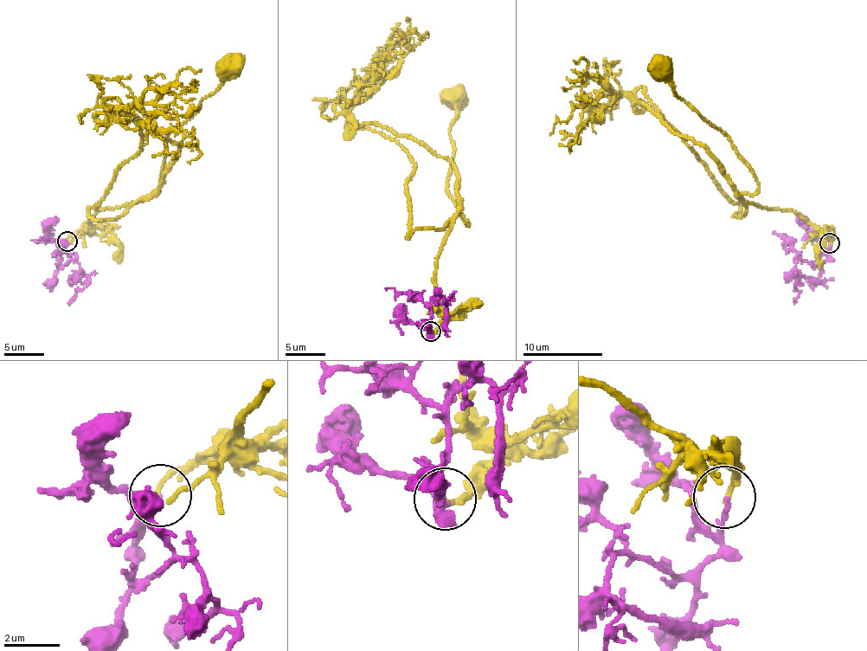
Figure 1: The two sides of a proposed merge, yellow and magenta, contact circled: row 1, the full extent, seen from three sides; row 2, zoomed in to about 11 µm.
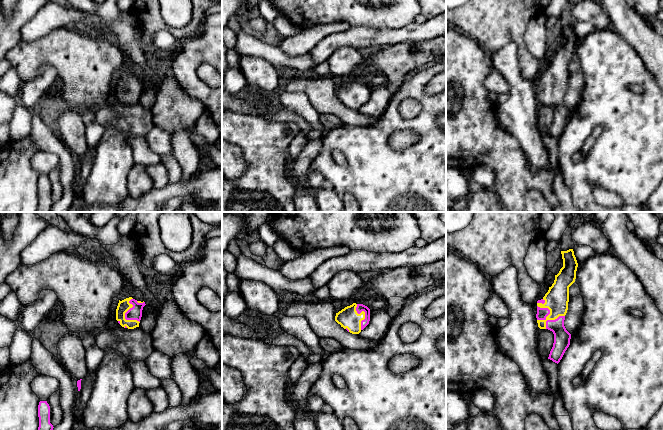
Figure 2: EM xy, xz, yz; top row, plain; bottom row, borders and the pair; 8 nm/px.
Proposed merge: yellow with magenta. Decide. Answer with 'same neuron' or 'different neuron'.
different neuron

